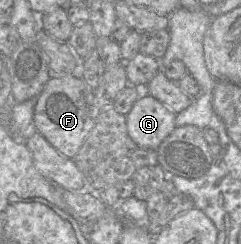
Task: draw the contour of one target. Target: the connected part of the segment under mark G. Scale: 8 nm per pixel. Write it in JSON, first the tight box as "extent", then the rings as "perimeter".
{"extent":[126,92,176,150],"perimeter":[[[143,92],[126,114],[128,135],[139,146],[157,150],[176,127],[175,116],[163,103]]]}

